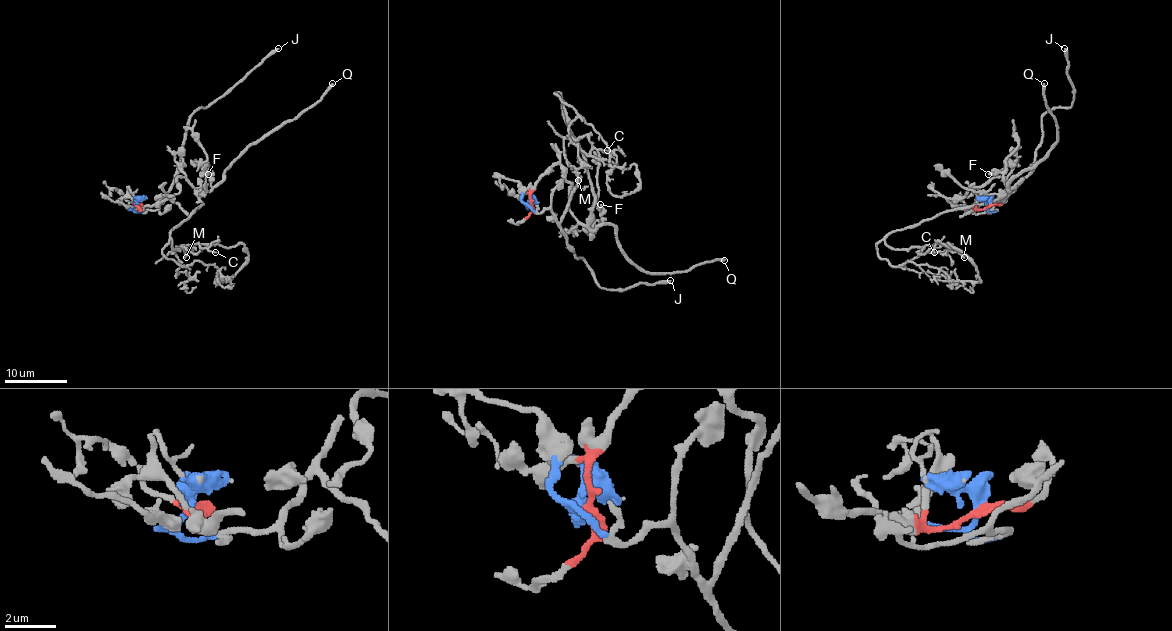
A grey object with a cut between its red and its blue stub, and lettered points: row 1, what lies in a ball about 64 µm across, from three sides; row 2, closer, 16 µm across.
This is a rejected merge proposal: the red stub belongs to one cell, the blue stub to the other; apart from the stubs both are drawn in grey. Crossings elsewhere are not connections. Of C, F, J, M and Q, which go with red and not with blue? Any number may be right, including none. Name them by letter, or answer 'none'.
C, F, M, Q

